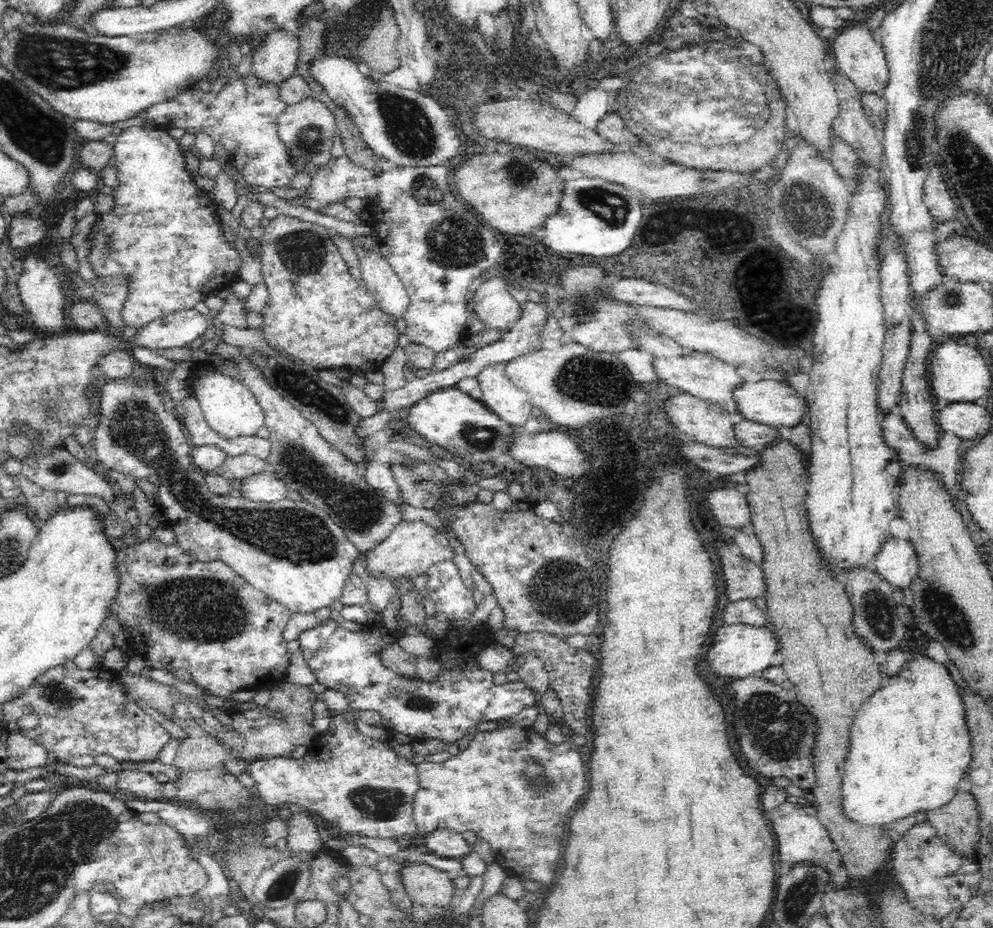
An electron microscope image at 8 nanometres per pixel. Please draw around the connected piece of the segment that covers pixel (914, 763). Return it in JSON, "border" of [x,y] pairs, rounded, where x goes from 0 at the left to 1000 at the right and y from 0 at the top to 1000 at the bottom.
{"border":[[[920,703],[914,706],[911,717],[900,726],[896,727],[892,739],[886,739],[880,748],[873,752],[868,759],[864,769],[860,773],[860,778],[856,782],[856,806],[851,822],[851,835],[848,844],[848,870],[852,874],[854,880],[864,885],[864,887],[890,889],[904,885],[920,875],[932,875],[933,872],[942,872],[947,867],[956,863],[965,851],[965,844],[972,838],[974,827],[978,821],[978,802],[979,795],[974,782],[972,767],[972,758],[969,745],[966,738],[961,734],[961,728],[957,724],[957,720],[949,713],[943,713],[941,709],[928,705],[928,703]]]}

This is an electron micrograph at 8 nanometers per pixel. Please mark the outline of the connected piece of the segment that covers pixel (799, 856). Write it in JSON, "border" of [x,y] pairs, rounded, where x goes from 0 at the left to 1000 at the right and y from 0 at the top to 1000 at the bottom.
{"border":[[[792,863],[775,875],[774,884],[782,900],[783,920],[790,935],[798,933],[801,929],[816,926],[822,932],[828,932],[842,943],[847,932],[847,925],[824,881],[822,870]]]}

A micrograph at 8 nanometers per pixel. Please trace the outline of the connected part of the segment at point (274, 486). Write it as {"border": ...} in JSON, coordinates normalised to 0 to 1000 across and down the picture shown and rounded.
{"border":[[[273,505],[253,511],[243,517],[242,531],[253,541],[279,541],[288,537],[290,530],[288,522],[275,511]]]}

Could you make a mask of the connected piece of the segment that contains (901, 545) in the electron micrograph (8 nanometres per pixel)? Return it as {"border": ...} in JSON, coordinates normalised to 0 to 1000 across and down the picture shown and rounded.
{"border":[[[894,575],[881,598],[878,609],[896,627],[900,636],[910,636],[923,620],[924,606],[924,594],[918,581],[902,580]]]}

